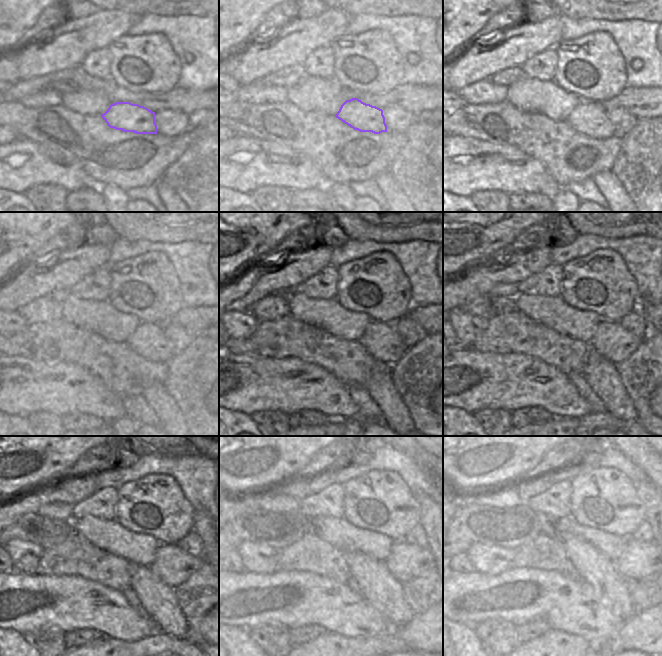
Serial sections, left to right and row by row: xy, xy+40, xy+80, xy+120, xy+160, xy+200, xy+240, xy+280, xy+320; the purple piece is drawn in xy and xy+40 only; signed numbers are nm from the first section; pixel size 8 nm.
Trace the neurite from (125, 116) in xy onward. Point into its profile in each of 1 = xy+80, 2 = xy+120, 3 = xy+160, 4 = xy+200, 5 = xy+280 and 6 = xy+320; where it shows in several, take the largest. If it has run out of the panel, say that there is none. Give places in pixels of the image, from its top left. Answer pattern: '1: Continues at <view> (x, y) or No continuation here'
1: Continues at xy+80 (590, 118)
2: Continues at xy+120 (149, 341)
3: Continues at xy+160 (381, 341)
4: Continues at xy+200 (610, 340)
5: Continues at xy+280 (405, 561)
6: Continues at xy+320 (639, 559)

